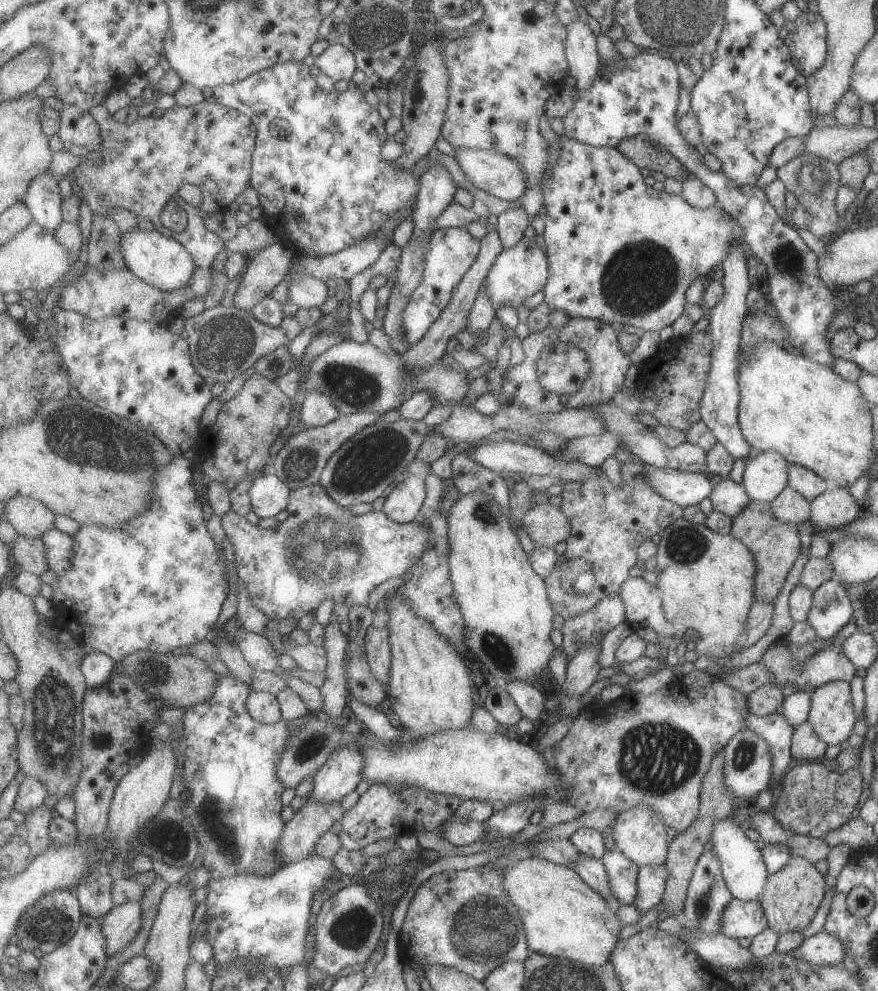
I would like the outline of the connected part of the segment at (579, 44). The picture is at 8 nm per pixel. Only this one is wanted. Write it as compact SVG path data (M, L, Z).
M579 18L576 21L570 22L565 25L566 28L566 61L569 62L570 68L568 69L571 78L575 80L575 91L587 90L593 80L599 74L599 56L596 50L596 37L589 30L587 24L584 24Z

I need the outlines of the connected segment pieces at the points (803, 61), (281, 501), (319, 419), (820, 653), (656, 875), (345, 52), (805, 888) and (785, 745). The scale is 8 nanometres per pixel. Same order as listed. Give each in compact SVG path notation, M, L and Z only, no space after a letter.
M808 9L793 20L794 29L787 34L785 45L797 60L800 73L806 77L821 68L827 54L826 27L823 18Z
M273 471L257 476L250 491L253 512L260 519L275 518L279 512L288 509L291 492Z
M309 392L301 404L300 424L309 426L309 429L326 426L341 416L333 398L321 392Z
M850 621L838 631L839 636L833 640L833 644L829 644L829 646L817 650L817 654L813 652L811 656L807 656L807 662L803 662L803 664L801 664L801 662L795 664L793 658L791 658L791 654L789 654L789 648L787 648L786 643L782 639L778 639L765 648L760 662L771 672L771 676L773 676L772 684L777 687L783 687L783 684L789 684L789 686L797 688L797 691L811 691L812 688L818 688L827 682L841 680L849 683L856 669L853 667L853 664L843 656L841 644L843 644L843 640L845 640L849 634L853 634L853 632L858 631L855 624Z
M641 866L636 875L636 896L632 903L639 915L643 916L661 901L667 870L661 866Z
M343 44L329 45L321 55L315 58L314 68L329 77L333 82L345 80L351 84L351 78L358 69L356 55Z
M802 857L790 860L774 874L768 874L766 884L756 902L761 904L767 927L778 936L803 930L815 916L824 896L824 876L815 870L811 862Z
M779 711L765 717L755 717L750 713L743 716L743 724L747 729L755 732L761 740L765 740L769 756L771 756L771 779L769 780L773 791L779 786L785 768L793 764L790 756L791 736L794 729L787 724L787 720Z

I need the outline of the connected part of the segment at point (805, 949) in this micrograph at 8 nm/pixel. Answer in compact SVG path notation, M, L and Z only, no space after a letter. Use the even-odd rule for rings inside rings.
M820 931L809 938L805 938L789 954L793 958L809 962L811 966L835 966L835 964L843 962L844 950L835 936Z

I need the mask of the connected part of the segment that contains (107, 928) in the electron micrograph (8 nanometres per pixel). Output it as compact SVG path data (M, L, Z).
M142 900L117 905L102 920L102 928L109 946L109 957L125 950L139 934L143 925Z

